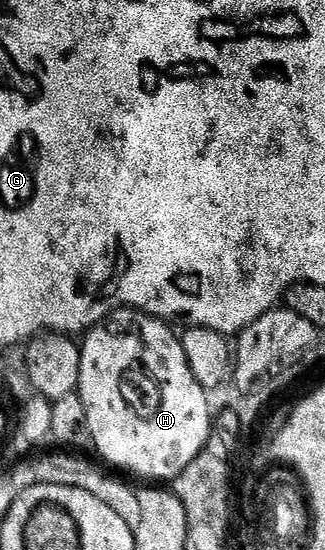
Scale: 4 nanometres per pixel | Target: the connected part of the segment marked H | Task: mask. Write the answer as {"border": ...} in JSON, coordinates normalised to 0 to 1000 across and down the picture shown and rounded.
{"border":[[[363,569],[363,576],[338,576],[305,584],[286,598],[274,600],[249,615],[246,633],[246,682],[240,684],[240,705],[234,709],[240,724],[258,733],[258,747],[271,755],[271,784],[286,815],[302,815],[302,824],[338,845],[354,845],[363,853],[378,853],[388,860],[415,860],[425,867],[440,867],[449,878],[523,878],[557,864],[585,842],[631,813],[646,785],[634,782],[634,758],[652,751],[652,736],[622,736],[622,720],[637,716],[637,709],[622,705],[615,696],[591,682],[578,667],[578,653],[566,645],[566,631],[545,604],[532,604],[514,585],[489,584],[480,576],[462,580],[449,576],[412,576],[412,569]]]}

